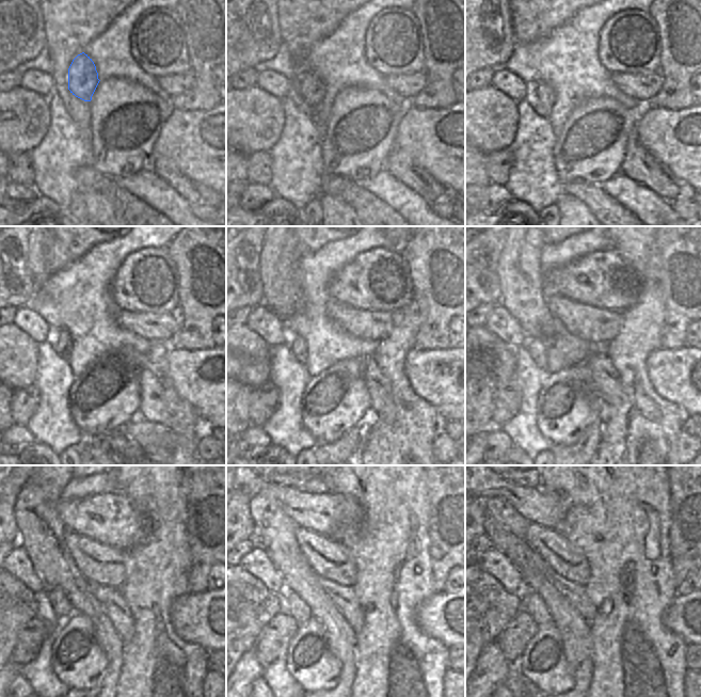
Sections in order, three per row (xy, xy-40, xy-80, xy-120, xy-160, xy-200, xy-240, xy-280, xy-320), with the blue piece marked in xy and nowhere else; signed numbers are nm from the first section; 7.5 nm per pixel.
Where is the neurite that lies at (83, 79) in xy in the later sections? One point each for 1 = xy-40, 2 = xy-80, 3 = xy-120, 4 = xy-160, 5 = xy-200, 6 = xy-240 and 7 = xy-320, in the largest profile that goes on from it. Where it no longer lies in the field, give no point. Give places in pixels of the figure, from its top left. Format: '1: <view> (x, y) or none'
1: xy-40 (312, 89)
2: xy-80 (545, 95)
3: xy-120 (62, 343)
4: xy-160 (298, 346)
5: xy-200 (537, 347)
6: xy-240 (58, 599)
7: xy-320 (532, 603)

